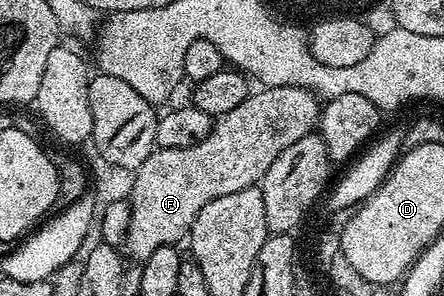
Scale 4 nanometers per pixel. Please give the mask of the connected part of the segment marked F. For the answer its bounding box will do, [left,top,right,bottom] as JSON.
[125,87,320,262]

